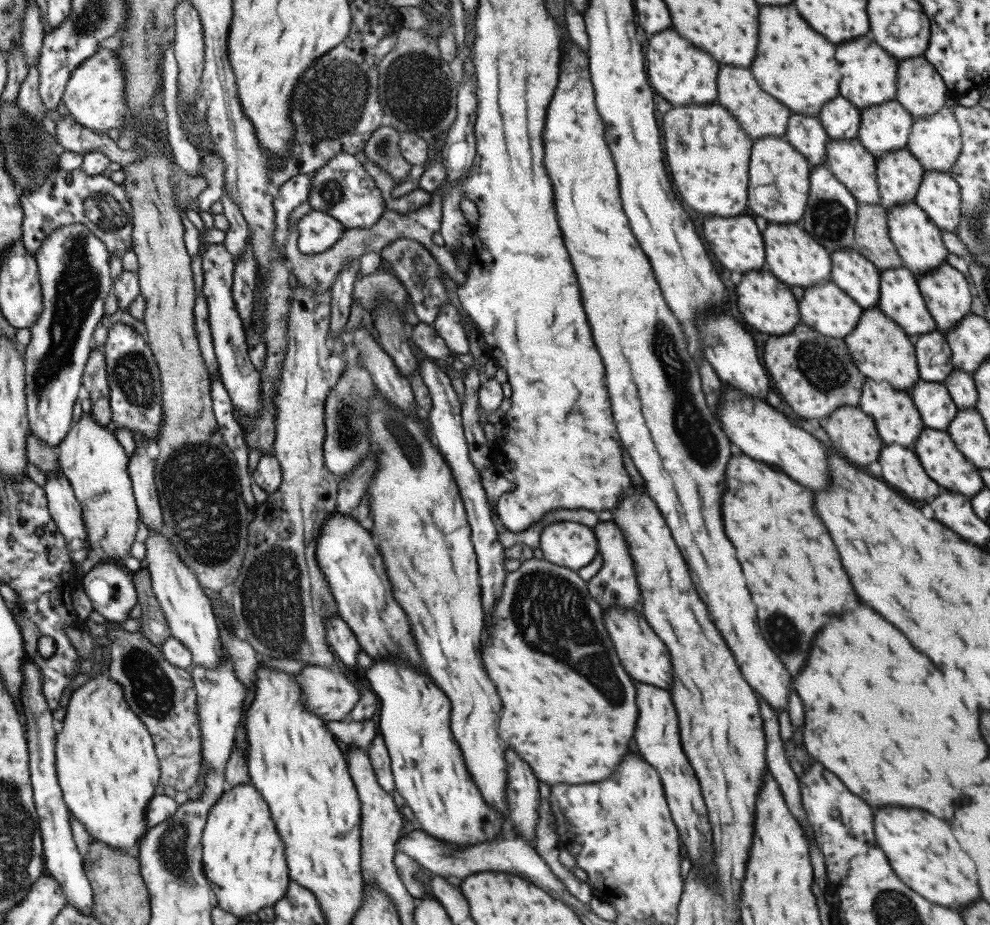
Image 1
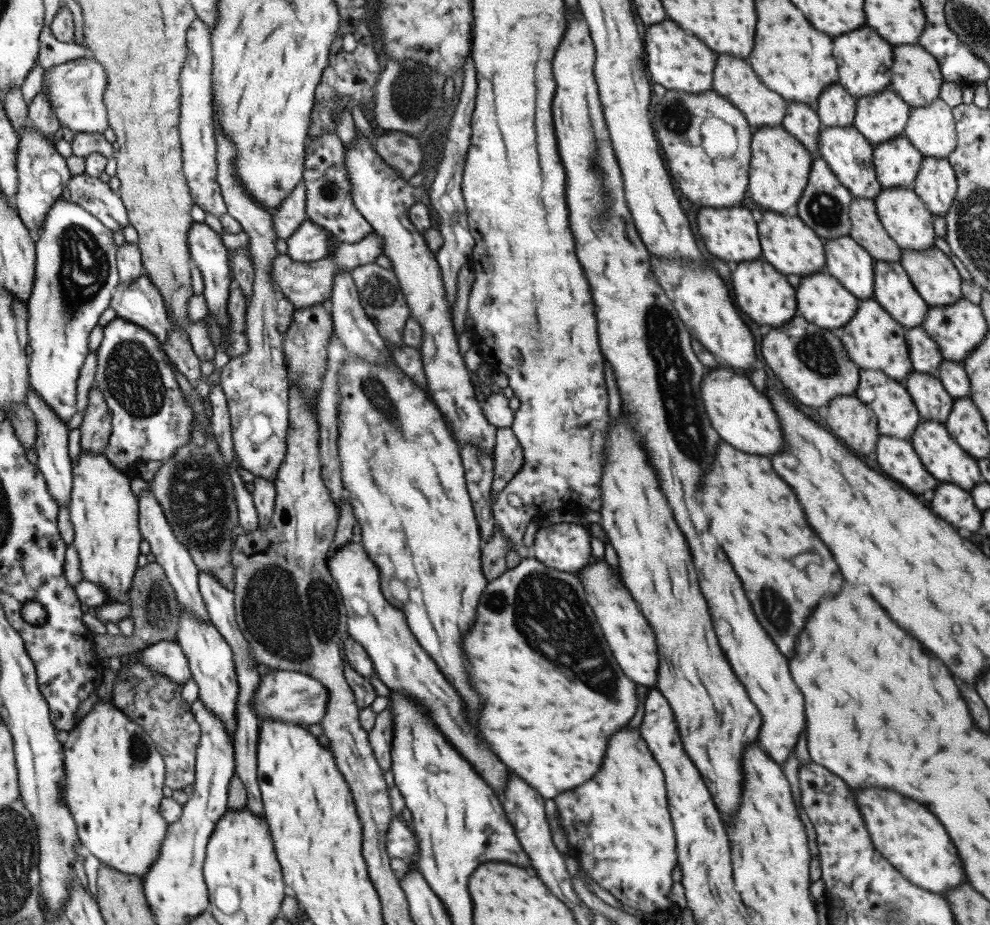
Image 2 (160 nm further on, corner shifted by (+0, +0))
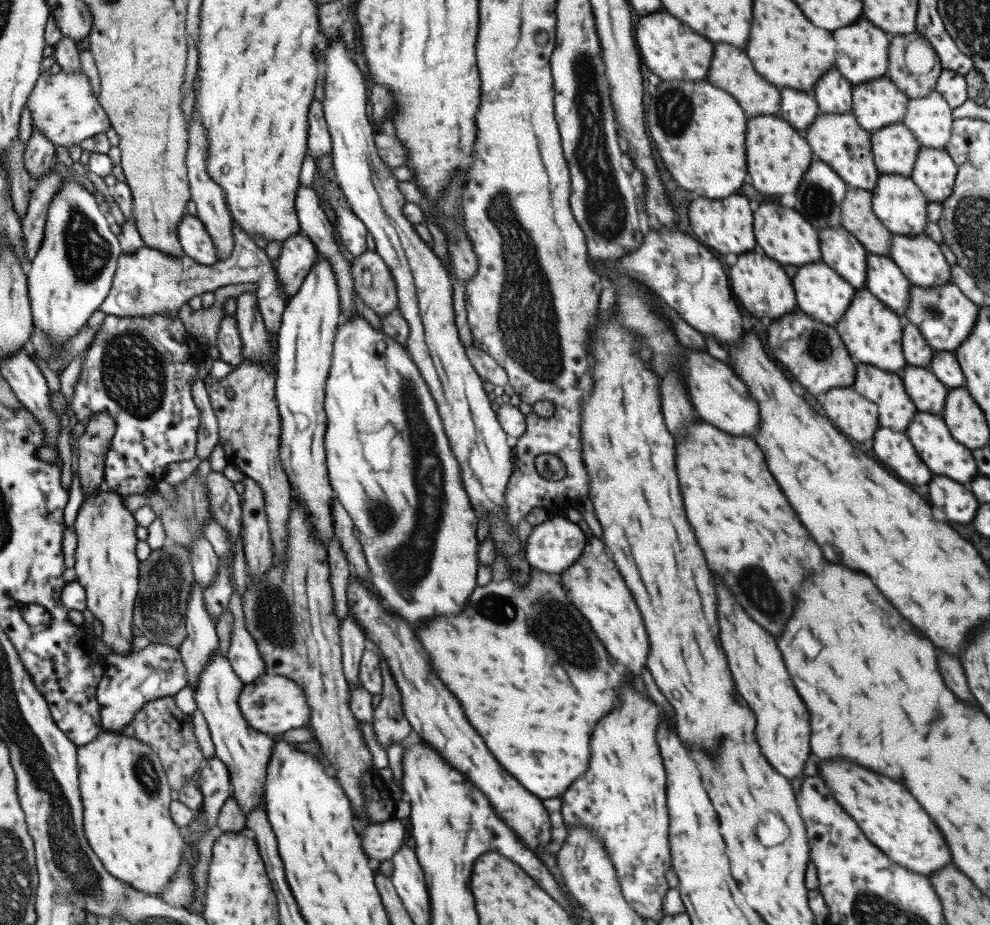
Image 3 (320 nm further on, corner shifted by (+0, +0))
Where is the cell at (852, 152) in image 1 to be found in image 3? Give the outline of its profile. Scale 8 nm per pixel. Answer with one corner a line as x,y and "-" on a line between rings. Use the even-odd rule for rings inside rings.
819,113
807,128
804,139
810,146
813,157
827,164
849,188
870,190
874,187
879,173
872,160
870,134
849,113

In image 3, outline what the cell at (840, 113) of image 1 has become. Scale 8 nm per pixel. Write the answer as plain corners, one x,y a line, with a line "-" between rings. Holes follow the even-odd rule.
834,68
825,71
815,81
813,93
819,113
849,113
852,85

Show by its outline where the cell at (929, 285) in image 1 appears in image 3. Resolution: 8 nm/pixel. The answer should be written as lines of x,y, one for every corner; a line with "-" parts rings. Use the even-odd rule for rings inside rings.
925,233
915,236
892,234
888,257
911,285
929,288
950,281
950,266
938,244

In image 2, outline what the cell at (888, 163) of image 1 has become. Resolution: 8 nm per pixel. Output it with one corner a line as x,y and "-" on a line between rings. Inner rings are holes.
903,135
873,146
872,164
881,188
911,188
922,157

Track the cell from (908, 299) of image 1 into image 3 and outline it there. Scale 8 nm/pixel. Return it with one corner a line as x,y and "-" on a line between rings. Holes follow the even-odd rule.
868,253
865,262
865,288
886,308
896,312
897,316
902,318
902,314
909,304
910,282
888,256

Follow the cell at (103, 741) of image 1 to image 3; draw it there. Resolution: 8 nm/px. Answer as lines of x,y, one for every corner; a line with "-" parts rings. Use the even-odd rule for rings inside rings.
102,730
100,735
86,746
79,746
78,759
80,760
80,790
84,798
84,829
88,836
88,841
92,844
97,856
104,862
105,868
113,873
113,876
124,880
131,888
137,889
139,892
147,892
147,894
160,894
164,892
164,888
168,886
170,878
176,874
178,866
181,863
182,848
184,842
181,836
181,827
172,820
170,810
171,800
169,800
169,786
163,774
163,768
159,757
151,750
150,746
143,744
136,738
129,738
123,732
110,732
110,730

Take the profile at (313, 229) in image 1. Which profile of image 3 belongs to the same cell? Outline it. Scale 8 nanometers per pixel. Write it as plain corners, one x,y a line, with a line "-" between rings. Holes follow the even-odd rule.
300,233
285,240
276,258
276,275
280,282
280,294
288,300
300,289
310,264
313,264
316,250
309,239

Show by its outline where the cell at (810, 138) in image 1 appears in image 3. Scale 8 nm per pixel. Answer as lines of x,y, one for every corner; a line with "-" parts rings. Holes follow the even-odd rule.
781,88
781,102
777,115
788,122
796,131
804,132
813,119
819,114
819,108
813,97
791,90

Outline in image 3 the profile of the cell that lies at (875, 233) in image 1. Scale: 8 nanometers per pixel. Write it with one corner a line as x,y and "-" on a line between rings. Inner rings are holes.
847,188
840,204
840,225
857,239
867,253
887,257
892,234
877,220
870,202
871,195
868,190

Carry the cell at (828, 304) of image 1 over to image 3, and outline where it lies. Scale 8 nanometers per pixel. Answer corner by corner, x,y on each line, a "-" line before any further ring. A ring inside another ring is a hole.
821,260
798,266
791,279
796,309
802,310
813,320
829,326
841,318
854,295
854,288

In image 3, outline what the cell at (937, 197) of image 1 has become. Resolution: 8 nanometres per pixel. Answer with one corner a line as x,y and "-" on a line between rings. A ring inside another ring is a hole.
920,147
909,178
925,195
927,202
945,200
952,192
956,167
943,149

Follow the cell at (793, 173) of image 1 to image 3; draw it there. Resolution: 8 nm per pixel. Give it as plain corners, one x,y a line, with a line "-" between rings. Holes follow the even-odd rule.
777,114
754,116
746,119
745,162
747,162
747,181
759,194
773,196
776,201
783,194
793,194
801,177
807,172
814,157
803,133
785,122

